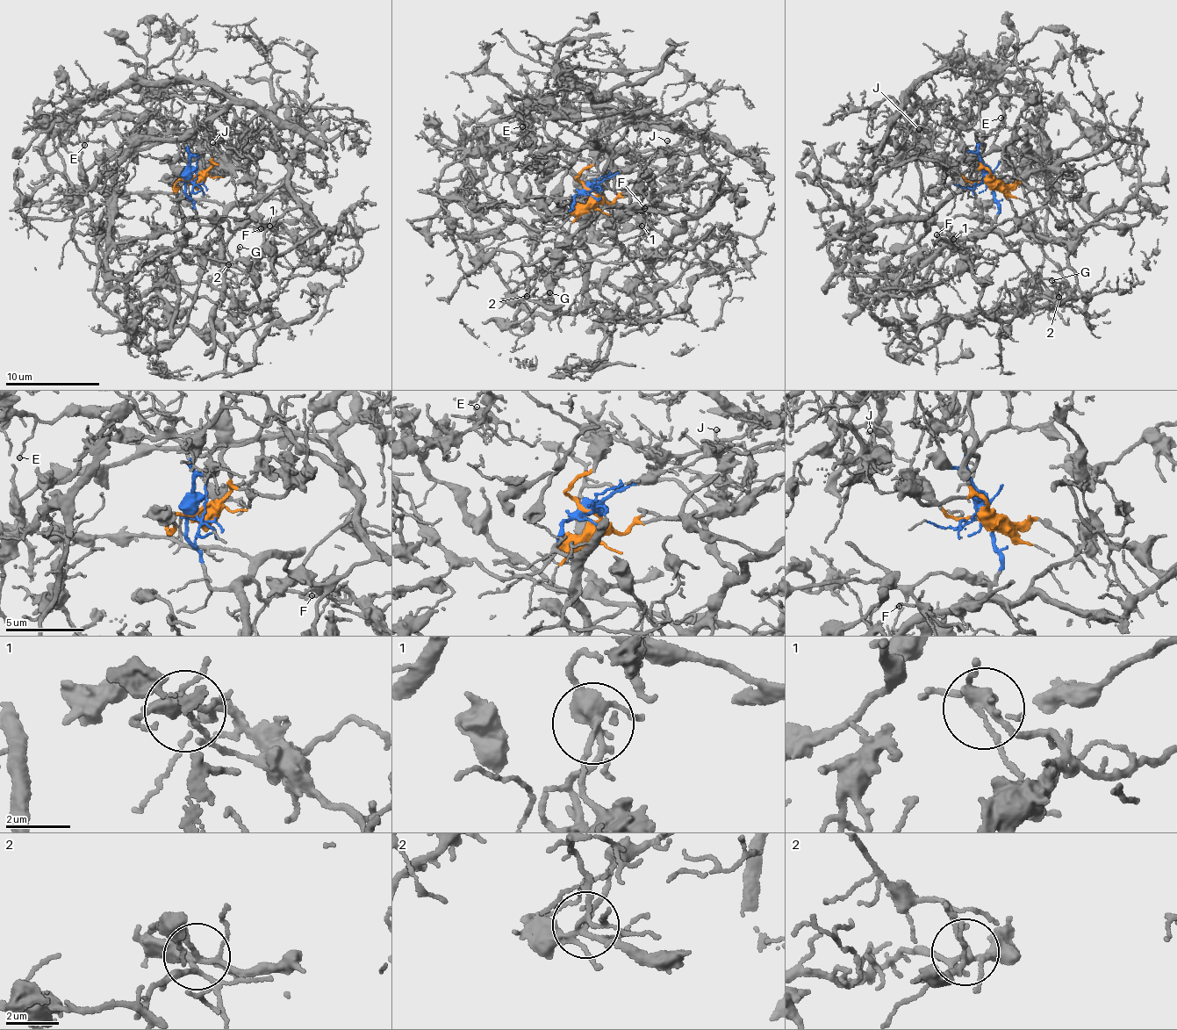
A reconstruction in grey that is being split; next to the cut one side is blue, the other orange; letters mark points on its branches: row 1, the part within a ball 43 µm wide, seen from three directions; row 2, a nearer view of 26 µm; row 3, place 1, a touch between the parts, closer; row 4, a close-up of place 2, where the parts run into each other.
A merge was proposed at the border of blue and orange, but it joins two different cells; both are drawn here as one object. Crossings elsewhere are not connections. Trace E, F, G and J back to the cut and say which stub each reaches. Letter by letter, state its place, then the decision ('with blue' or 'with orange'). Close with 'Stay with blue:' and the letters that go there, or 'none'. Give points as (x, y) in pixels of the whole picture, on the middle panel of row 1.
E: at (522, 126); with blue
F: at (644, 208); with blue
G: at (549, 292); with blue
J: at (667, 140); with orange
Stay with blue: E, F, G

